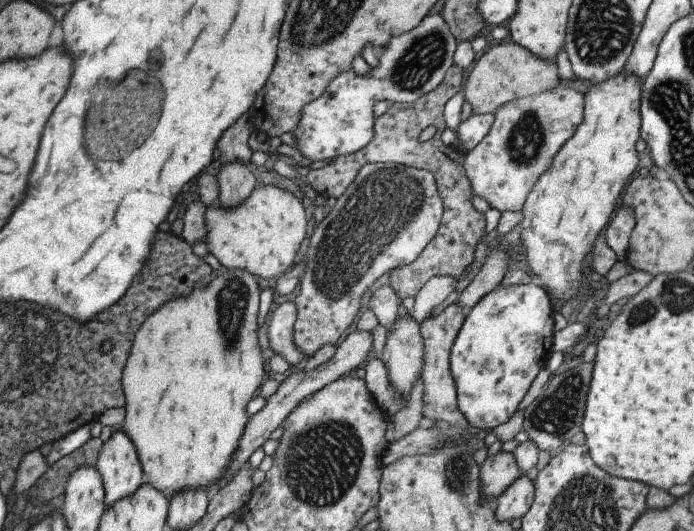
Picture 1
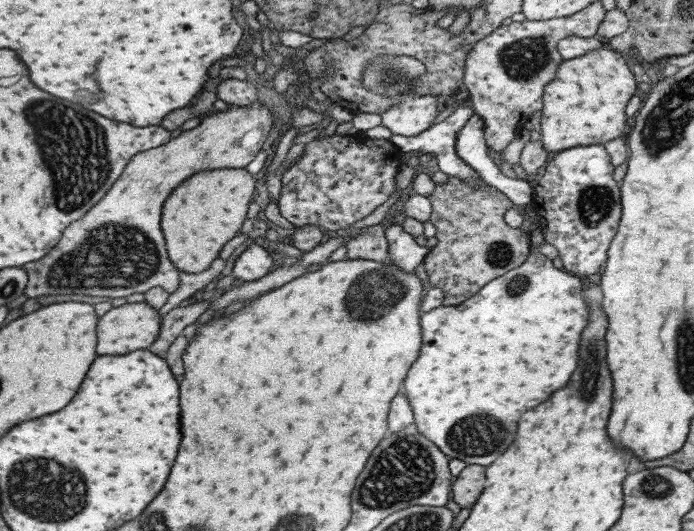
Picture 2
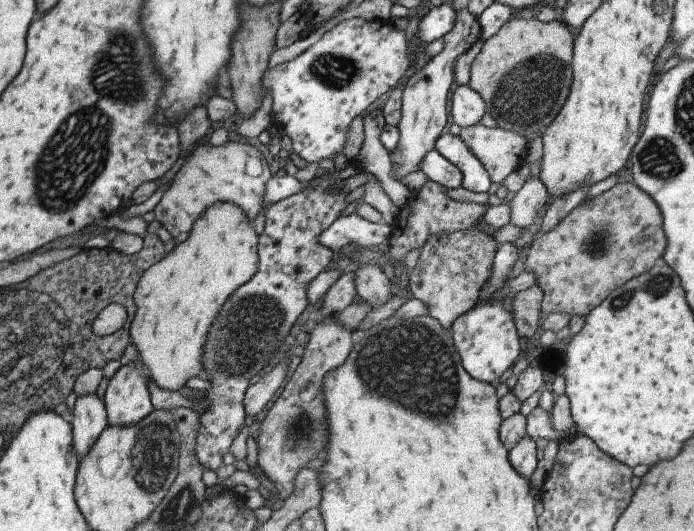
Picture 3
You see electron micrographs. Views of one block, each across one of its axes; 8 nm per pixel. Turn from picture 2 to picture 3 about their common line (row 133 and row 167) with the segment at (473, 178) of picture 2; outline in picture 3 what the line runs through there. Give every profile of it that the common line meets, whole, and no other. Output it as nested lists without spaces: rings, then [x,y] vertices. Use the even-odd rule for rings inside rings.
[[[436,149],[430,150],[426,154],[426,158],[422,160],[422,166],[418,171],[447,188],[460,188],[462,184],[462,172]]]

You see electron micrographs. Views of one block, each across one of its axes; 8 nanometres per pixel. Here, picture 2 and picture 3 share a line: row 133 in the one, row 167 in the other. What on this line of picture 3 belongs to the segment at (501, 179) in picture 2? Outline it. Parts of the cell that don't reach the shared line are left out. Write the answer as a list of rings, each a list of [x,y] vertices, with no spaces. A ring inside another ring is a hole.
[[[444,134],[435,142],[435,149],[462,172],[462,188],[471,192],[488,192],[492,181],[480,160],[464,146],[460,135]]]

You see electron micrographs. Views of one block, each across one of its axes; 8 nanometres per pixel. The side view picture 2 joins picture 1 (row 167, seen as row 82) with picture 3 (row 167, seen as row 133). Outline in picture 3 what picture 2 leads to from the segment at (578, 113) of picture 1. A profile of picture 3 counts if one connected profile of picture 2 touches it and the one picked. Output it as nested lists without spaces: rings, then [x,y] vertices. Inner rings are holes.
[[[481,123],[463,128],[459,135],[464,146],[470,148],[470,152],[486,168],[491,181],[498,184],[526,161],[528,139],[532,137],[498,126],[489,128]]]

